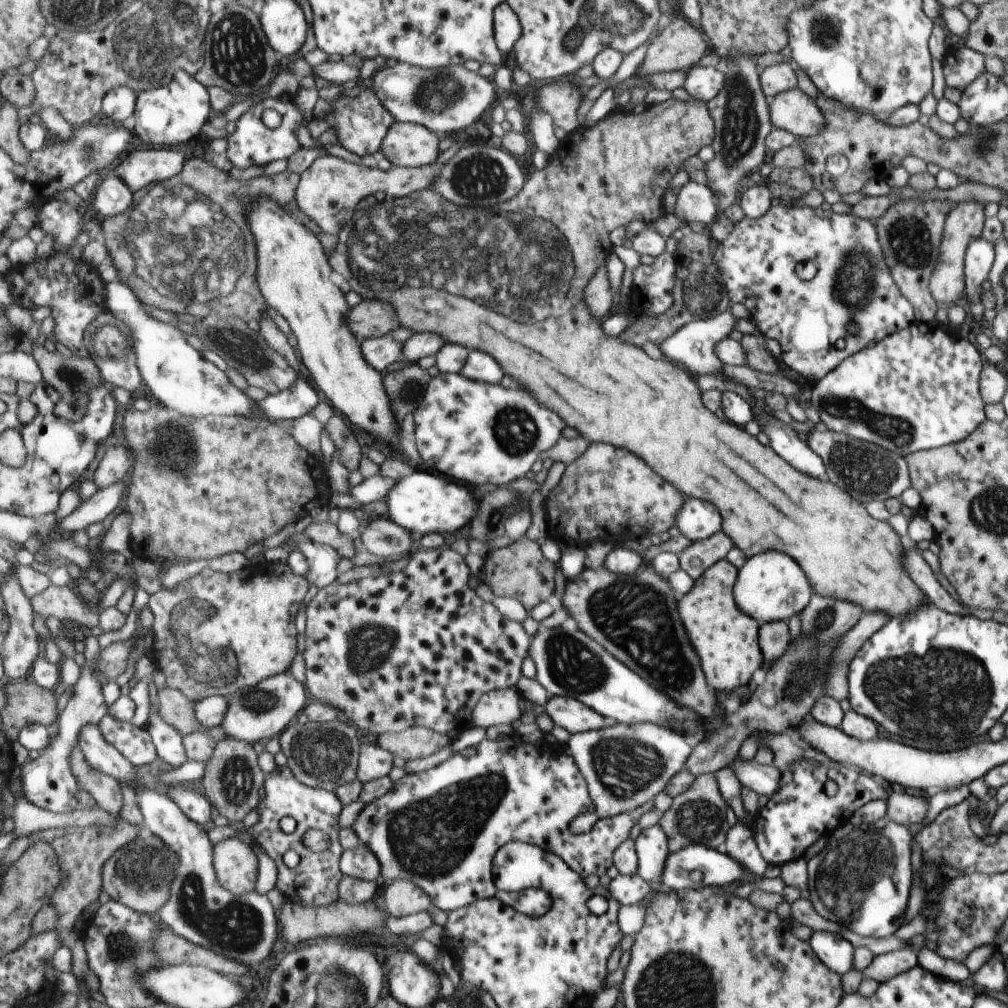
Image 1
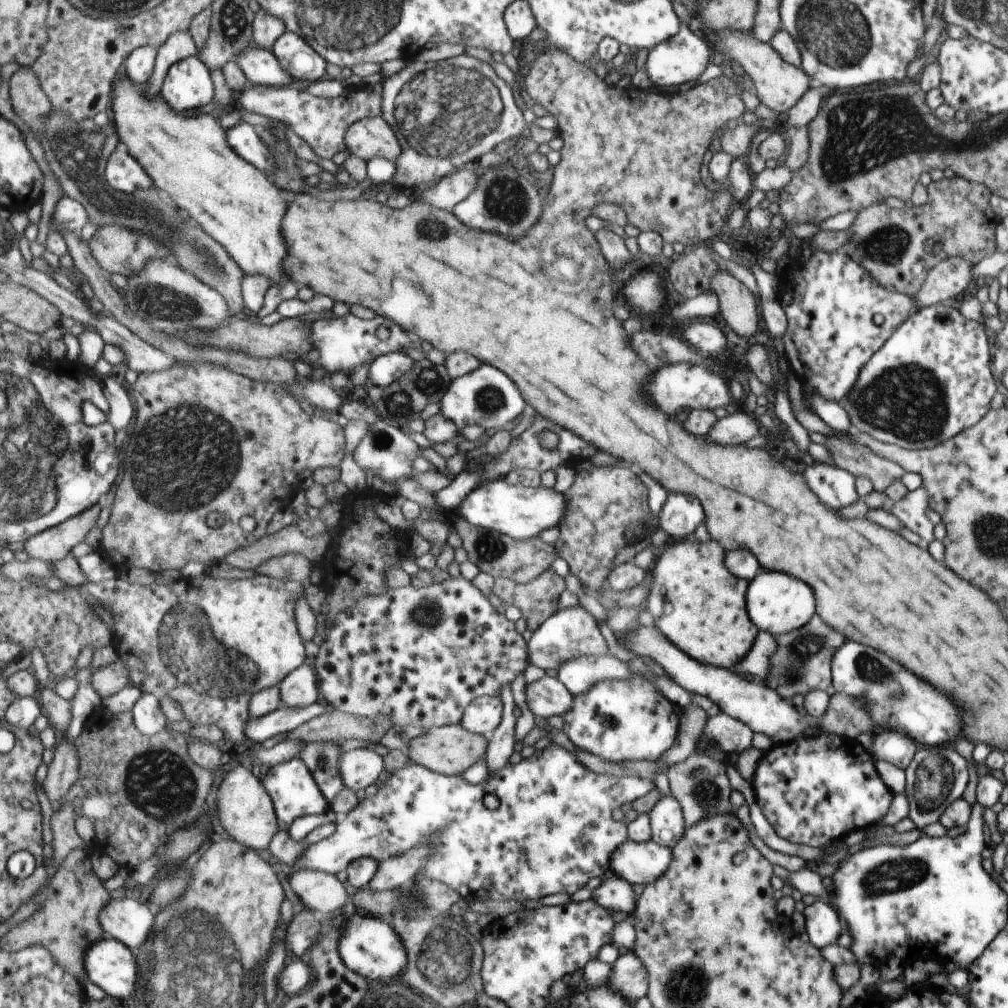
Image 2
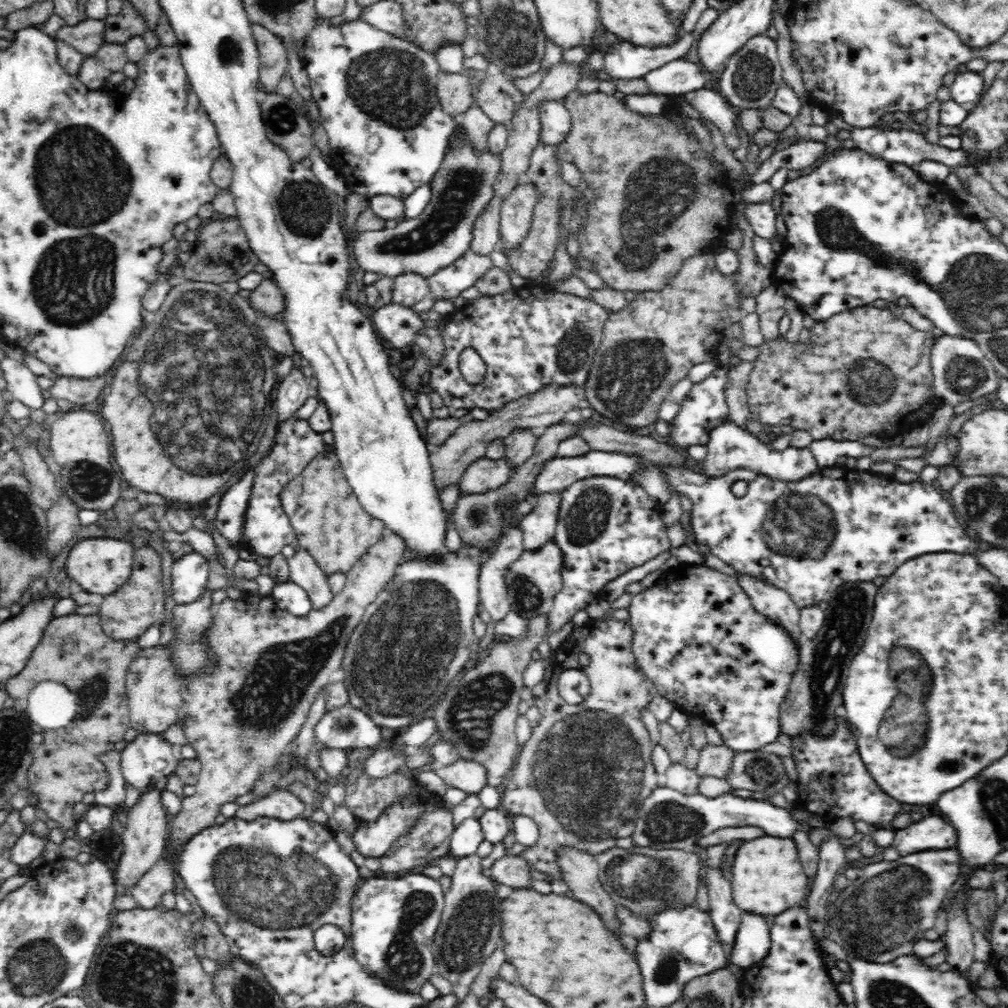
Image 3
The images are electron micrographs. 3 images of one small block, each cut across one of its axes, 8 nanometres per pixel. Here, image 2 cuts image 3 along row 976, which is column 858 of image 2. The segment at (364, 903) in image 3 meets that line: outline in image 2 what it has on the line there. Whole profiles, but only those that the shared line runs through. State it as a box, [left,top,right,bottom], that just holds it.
[842,303,996,449]

